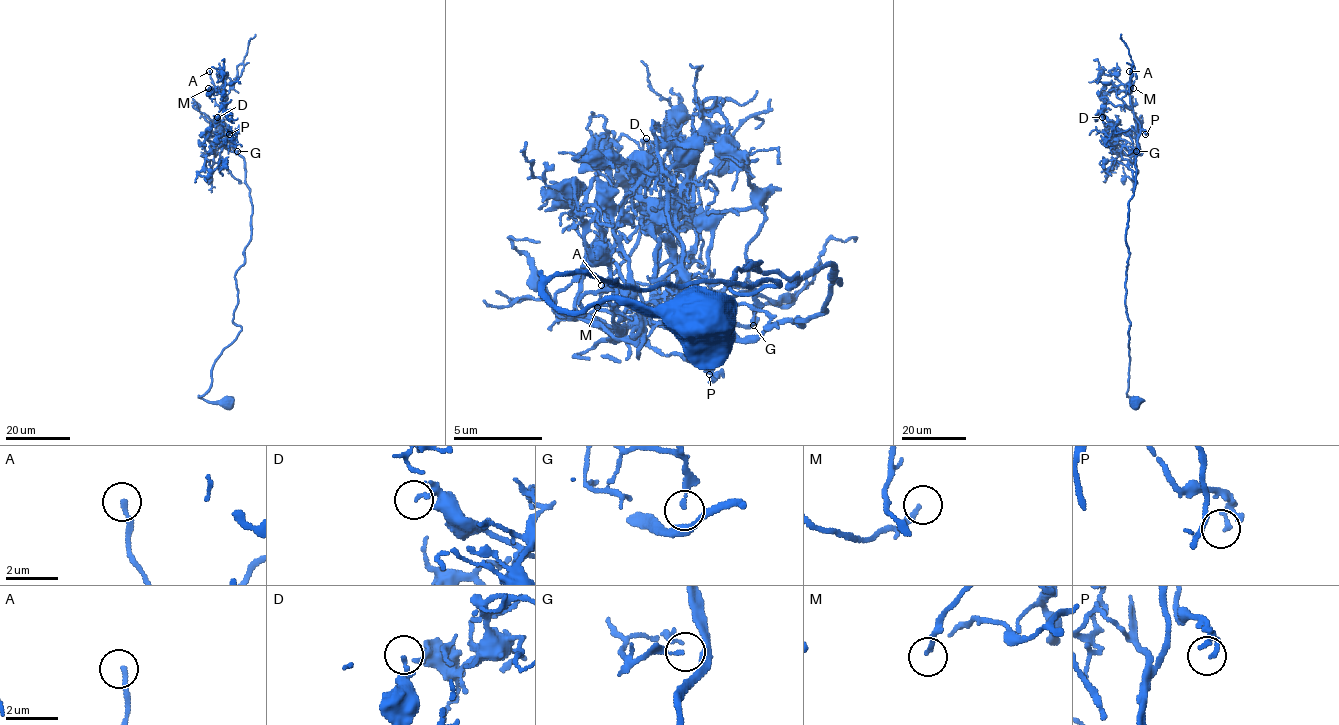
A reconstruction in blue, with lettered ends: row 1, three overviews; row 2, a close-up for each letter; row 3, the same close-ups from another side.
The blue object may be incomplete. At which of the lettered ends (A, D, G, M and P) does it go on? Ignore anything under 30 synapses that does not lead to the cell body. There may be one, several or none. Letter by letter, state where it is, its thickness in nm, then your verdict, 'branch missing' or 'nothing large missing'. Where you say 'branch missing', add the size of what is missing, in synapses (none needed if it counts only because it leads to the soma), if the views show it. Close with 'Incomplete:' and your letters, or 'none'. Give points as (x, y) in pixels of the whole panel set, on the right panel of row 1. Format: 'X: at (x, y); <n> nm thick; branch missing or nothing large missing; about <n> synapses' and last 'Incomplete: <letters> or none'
A: at (1129, 71); 170 nm thick; branch missing; about 45 synapses
D: at (1102, 117); 170 nm thick; nothing large missing
G: at (1136, 151); 120 nm thick; nothing large missing
M: at (1133, 88); 190 nm thick; nothing large missing
P: at (1145, 134); 170 nm thick; nothing large missing
Incomplete: A

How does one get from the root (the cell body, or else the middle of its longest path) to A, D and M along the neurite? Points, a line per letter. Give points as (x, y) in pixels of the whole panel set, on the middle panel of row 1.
A: (695, 312), (543, 290), (838, 281), (695, 348), (691, 290), (601, 285)
D: (695, 312), (543, 290), (780, 285), (740, 294), (749, 263), (838, 281), (798, 325), (677, 334), (646, 138)
M: (695, 312), (543, 290), (838, 281), (695, 348), (691, 290), (655, 294), (682, 236), (646, 223), (597, 307)

